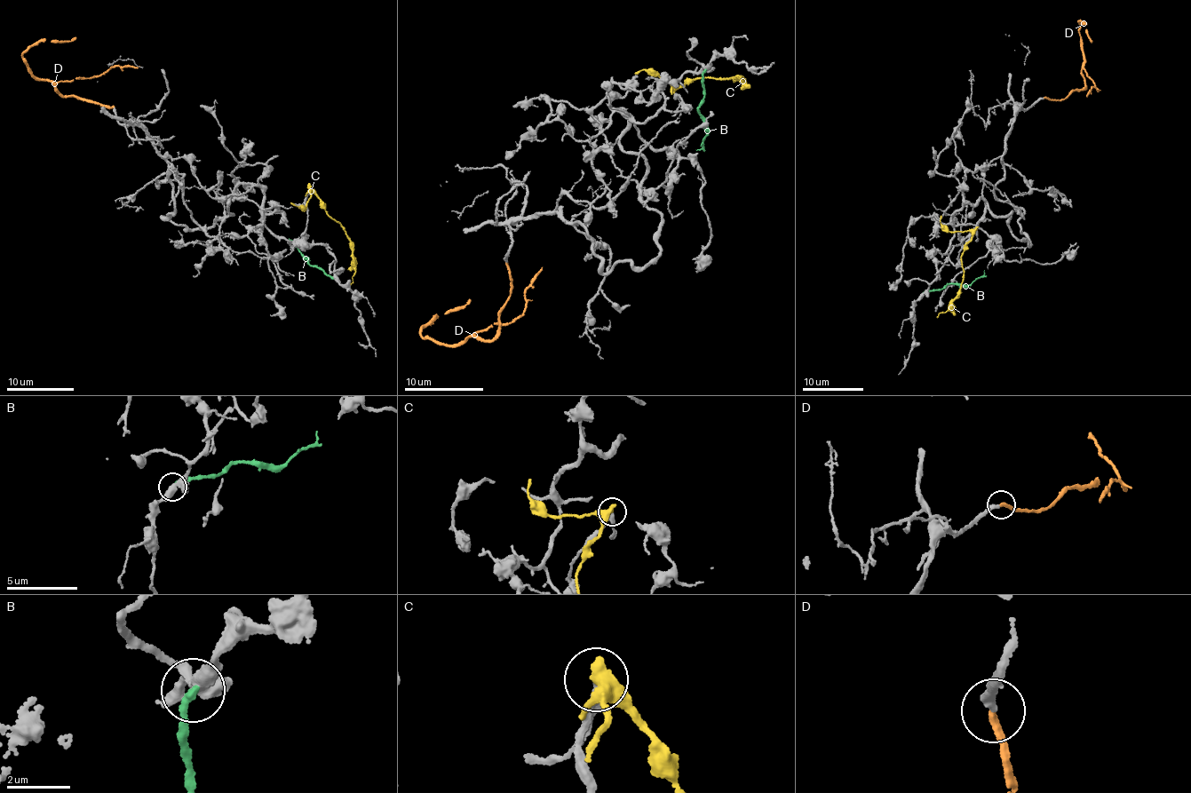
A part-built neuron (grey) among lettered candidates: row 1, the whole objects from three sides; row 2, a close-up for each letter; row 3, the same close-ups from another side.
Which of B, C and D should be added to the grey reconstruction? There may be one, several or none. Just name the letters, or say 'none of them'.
D

